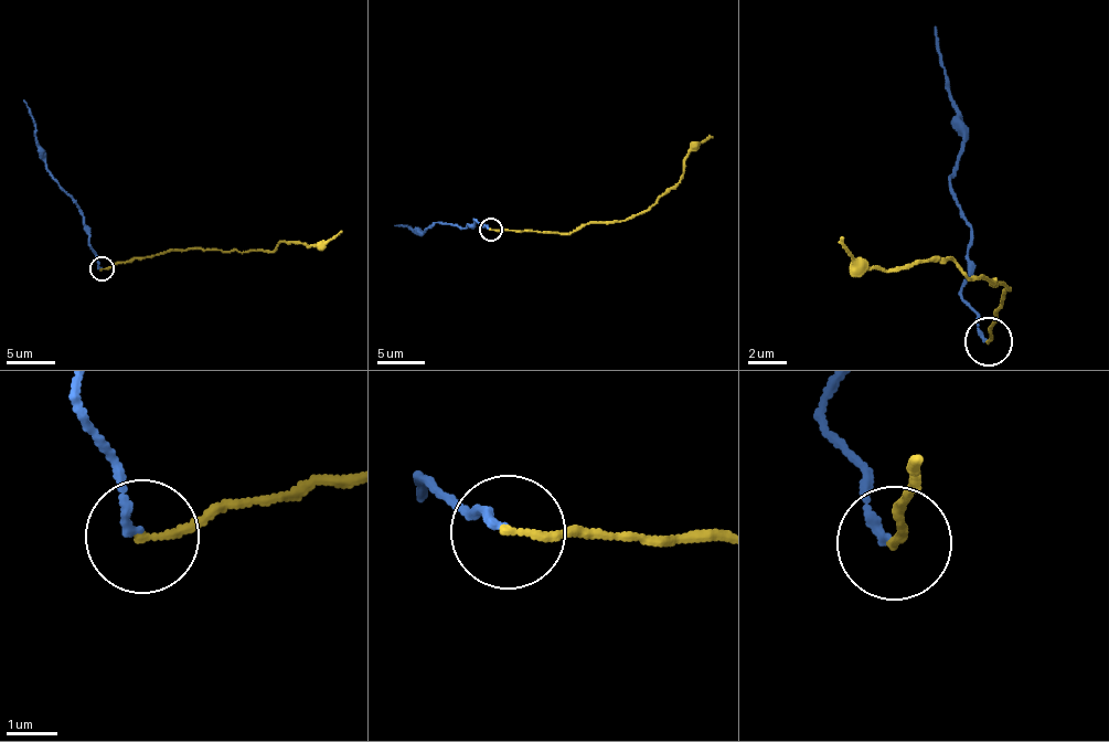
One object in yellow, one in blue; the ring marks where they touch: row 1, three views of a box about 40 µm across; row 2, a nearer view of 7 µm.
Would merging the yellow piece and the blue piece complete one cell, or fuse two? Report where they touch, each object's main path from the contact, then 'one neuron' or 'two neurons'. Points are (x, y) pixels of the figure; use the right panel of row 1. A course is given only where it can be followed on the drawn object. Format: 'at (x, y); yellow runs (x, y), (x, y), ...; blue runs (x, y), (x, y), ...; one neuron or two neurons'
at (988, 341); yellow runs (987, 340), (1010, 287), (929, 257), (912, 265), (883, 269), (866, 268), (842, 235); blue runs (987, 340), (960, 299), (973, 229), (949, 186), (960, 155), (964, 122), (948, 94), (936, 25); two neurons

